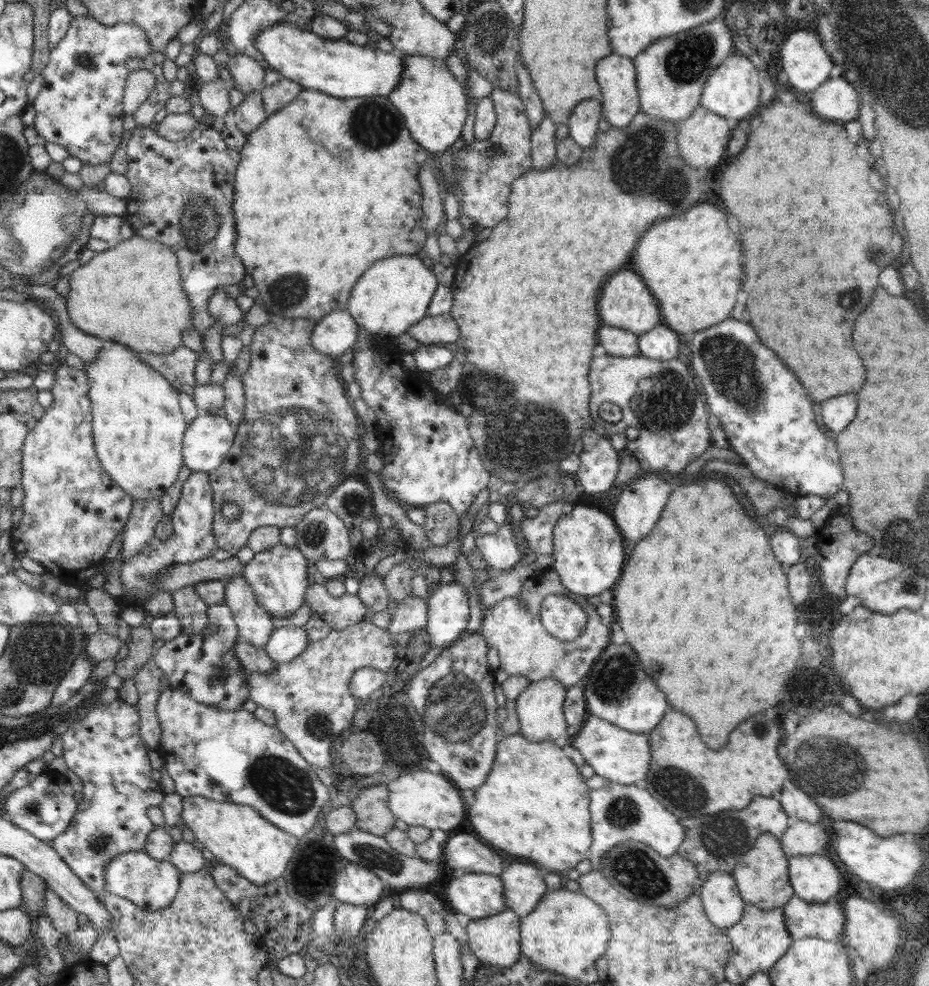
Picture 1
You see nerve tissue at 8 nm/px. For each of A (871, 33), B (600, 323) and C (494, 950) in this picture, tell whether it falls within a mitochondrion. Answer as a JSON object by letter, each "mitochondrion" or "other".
{"A":"mitochondrion","B":"other","C":"other"}

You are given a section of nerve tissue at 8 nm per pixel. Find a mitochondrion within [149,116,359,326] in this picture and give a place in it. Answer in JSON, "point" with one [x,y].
{"point":[200,217]}

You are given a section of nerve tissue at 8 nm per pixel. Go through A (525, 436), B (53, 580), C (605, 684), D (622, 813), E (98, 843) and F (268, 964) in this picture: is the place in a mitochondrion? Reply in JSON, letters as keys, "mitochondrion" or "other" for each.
{"A":"mitochondrion","B":"other","C":"mitochondrion","D":"mitochondrion","E":"mitochondrion","F":"other"}

